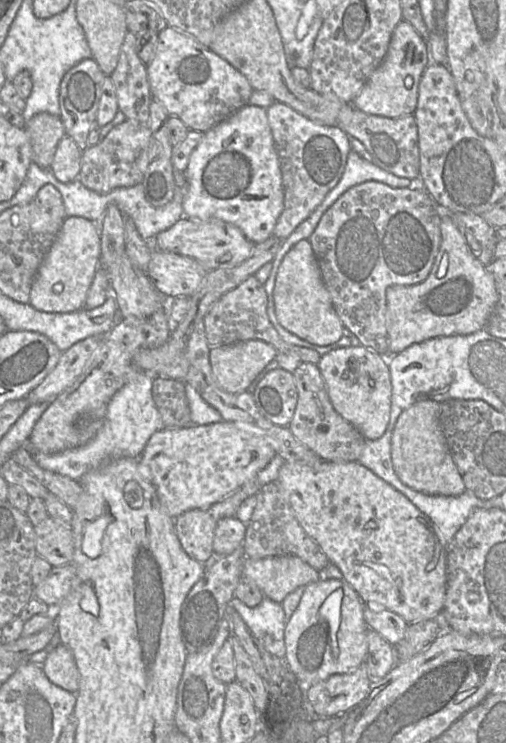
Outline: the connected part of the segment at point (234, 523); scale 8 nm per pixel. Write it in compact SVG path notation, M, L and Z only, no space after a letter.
M225 517L217 522L213 551L215 556L225 556L242 548L246 533L246 524L236 517Z

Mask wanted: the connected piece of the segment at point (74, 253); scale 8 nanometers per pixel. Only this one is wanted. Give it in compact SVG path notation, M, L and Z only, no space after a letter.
M66 217L35 275L29 304L46 313L75 312L84 308L88 290L99 266L99 257L100 236L95 224L83 217Z

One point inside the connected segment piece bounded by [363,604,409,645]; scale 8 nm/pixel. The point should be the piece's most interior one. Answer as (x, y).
(391, 626)

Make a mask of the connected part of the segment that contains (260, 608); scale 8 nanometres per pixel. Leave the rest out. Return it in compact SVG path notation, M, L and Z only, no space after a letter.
M264 596L259 605L251 608L233 597L229 605L234 607L252 634L269 653L279 659L285 659L284 632L286 622L280 603Z

